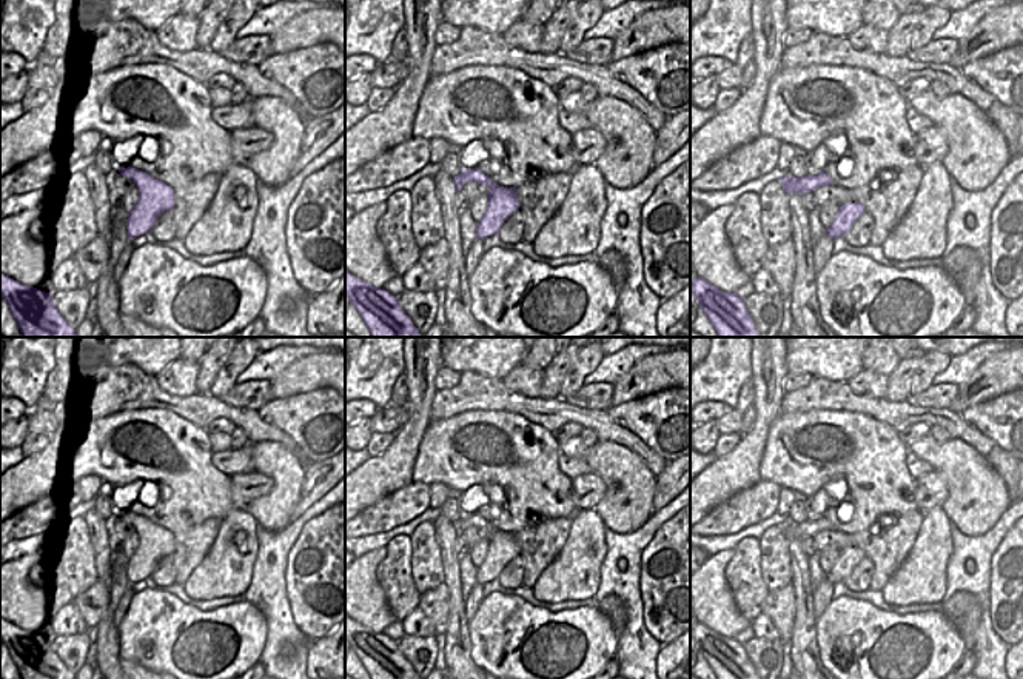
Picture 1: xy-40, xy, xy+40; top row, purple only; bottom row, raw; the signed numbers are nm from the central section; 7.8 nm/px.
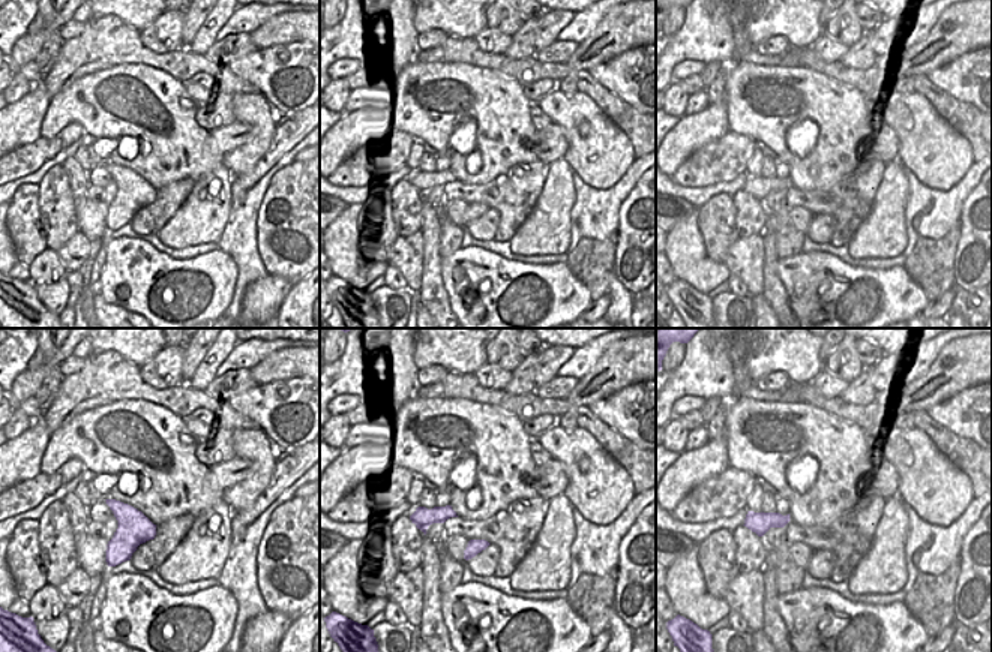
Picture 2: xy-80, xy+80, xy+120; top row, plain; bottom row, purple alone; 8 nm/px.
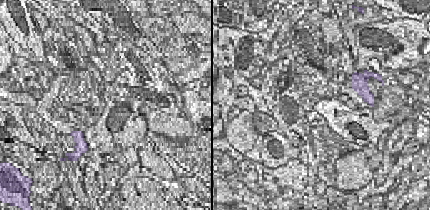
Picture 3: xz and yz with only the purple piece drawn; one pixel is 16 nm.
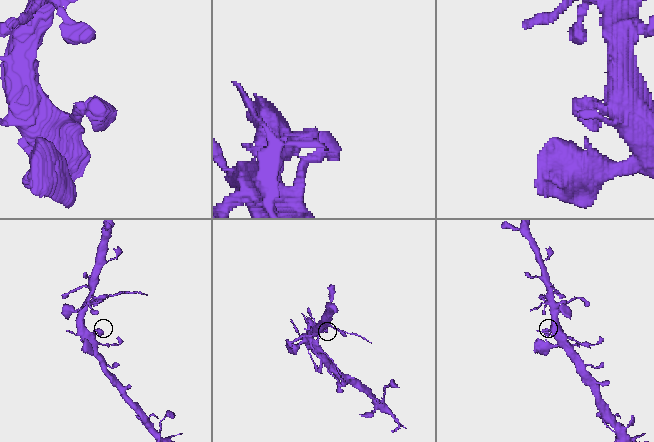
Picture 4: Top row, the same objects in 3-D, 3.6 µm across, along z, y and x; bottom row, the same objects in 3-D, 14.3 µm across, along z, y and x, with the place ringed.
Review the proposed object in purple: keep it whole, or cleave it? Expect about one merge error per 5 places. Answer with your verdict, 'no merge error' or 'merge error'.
no merge error

